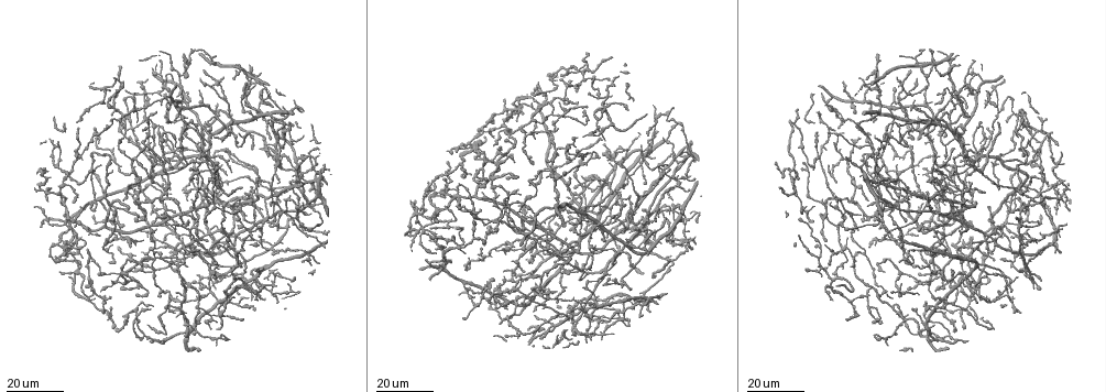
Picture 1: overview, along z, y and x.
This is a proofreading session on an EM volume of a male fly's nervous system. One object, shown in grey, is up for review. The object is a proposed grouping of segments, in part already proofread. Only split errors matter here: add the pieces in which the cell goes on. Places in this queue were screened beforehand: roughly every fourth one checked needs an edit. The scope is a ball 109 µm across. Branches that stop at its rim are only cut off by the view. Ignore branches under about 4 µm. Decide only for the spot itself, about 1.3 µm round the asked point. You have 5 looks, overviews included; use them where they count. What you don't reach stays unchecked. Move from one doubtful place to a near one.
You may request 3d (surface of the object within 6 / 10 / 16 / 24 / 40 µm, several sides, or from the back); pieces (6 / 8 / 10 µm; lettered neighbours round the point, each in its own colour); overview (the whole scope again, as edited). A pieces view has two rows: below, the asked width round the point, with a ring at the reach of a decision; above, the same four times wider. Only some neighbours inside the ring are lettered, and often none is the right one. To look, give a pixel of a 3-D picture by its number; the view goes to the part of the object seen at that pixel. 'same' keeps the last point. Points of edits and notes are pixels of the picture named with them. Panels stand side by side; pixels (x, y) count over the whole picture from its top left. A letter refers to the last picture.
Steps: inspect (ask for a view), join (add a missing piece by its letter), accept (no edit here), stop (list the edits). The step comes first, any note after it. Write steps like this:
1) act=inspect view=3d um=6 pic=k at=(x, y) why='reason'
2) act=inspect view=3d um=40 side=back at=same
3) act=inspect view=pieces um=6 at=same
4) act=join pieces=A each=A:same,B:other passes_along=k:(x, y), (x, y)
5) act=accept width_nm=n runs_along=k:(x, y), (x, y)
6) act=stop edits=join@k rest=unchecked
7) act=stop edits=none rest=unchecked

act=inspect view=3d um=16 pic=1 at=(850, 266) why='branch stops here'

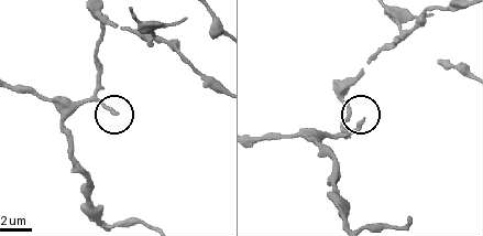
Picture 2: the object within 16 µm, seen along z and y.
act=inspect view=pieces um=10 pic=2 at=(363, 120)

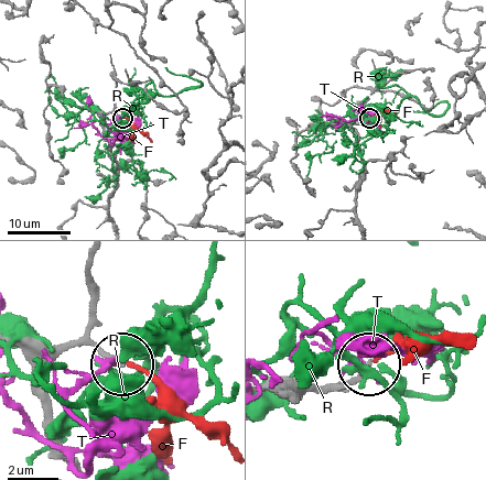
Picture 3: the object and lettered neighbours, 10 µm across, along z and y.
act=join pieces=F each=F:same,R:other,T:other found='the cell continues'

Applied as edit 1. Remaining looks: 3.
act=inspect view=overview

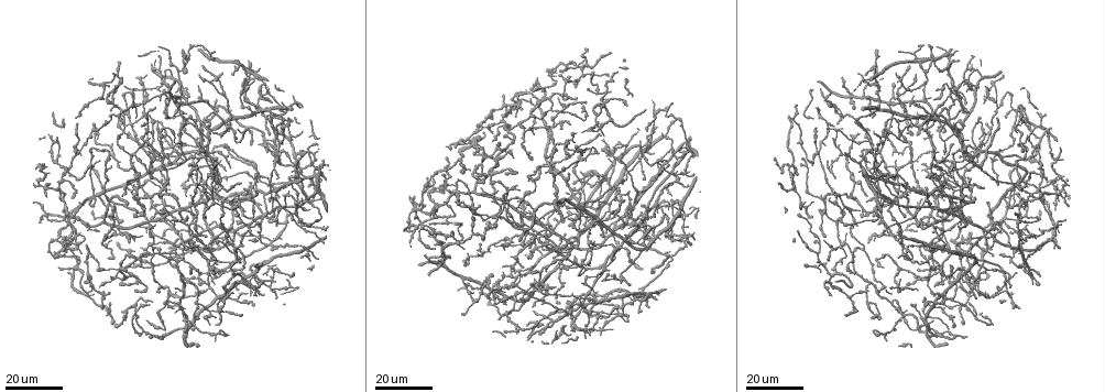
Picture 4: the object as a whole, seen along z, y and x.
act=inspect view=3d um=24 pic=4 at=(252, 218) why='thin end'

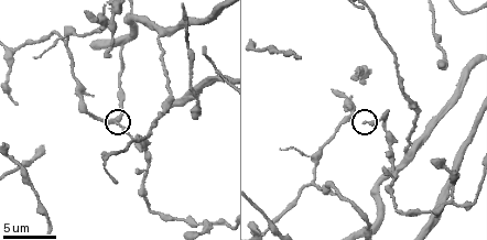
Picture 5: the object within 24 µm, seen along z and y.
act=inspect view=pieces um=6 pic=5 at=(363, 122)

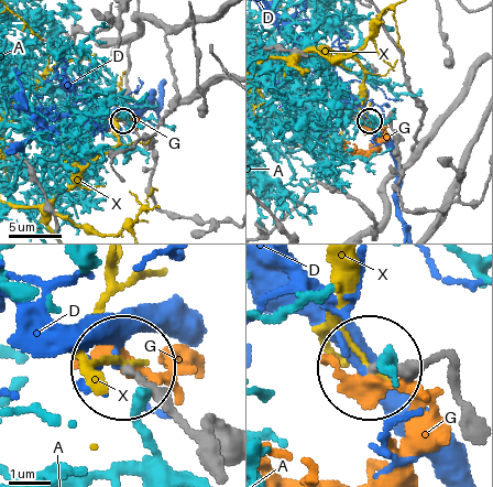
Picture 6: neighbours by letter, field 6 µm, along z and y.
act=accept each=A:other,D:other,G:other,X:other found='no lettered piece goes on from it'

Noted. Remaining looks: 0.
act=stop edits=join@3 rest=unchecked

